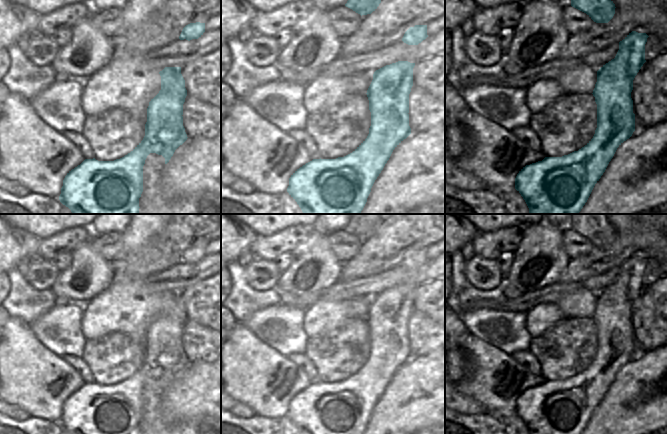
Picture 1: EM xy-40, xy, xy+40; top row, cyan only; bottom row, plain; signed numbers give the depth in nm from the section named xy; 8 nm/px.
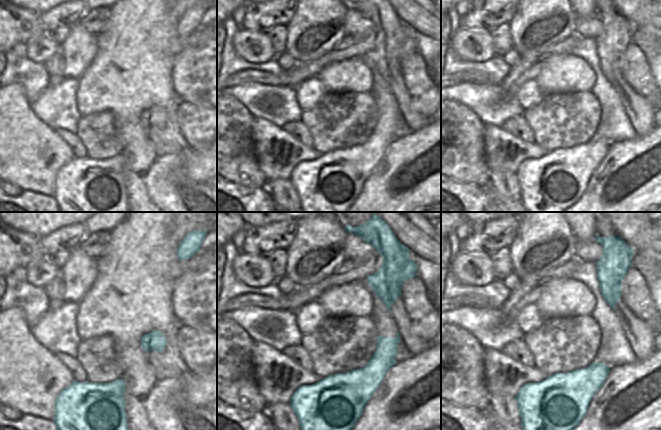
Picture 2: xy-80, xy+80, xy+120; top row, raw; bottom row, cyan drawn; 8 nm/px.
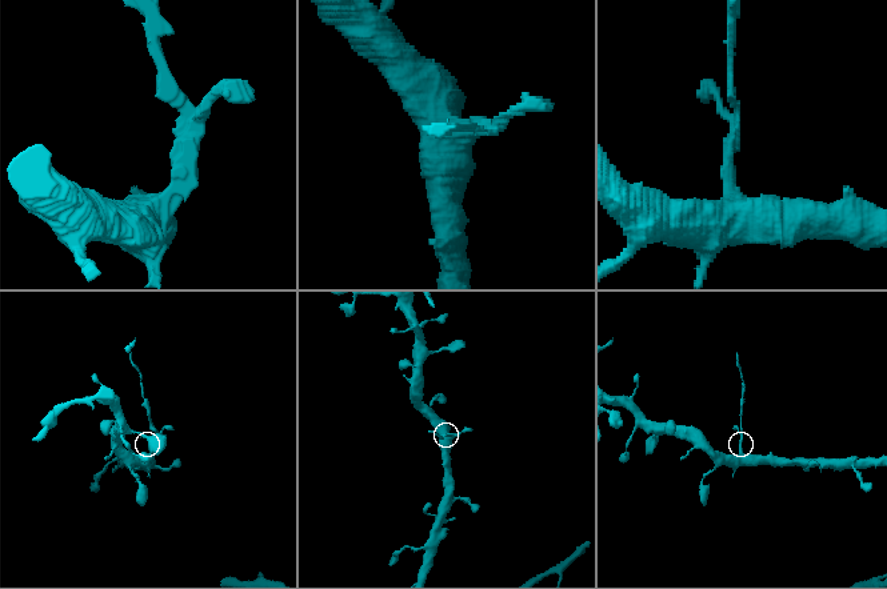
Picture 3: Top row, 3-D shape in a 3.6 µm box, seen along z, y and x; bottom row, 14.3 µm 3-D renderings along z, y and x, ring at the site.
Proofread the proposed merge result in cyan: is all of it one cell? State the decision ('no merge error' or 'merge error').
merge error

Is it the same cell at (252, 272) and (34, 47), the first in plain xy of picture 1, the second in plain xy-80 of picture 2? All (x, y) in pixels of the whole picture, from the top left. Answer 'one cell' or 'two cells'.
one cell

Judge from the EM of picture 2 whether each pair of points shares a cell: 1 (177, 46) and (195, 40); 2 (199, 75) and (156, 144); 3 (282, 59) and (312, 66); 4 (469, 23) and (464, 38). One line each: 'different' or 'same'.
1: same
2: different
3: different
4: different

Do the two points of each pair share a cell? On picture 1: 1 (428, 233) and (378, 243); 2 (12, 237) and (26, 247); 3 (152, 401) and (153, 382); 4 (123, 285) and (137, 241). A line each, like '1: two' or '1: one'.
1: two
2: one
3: one
4: one

